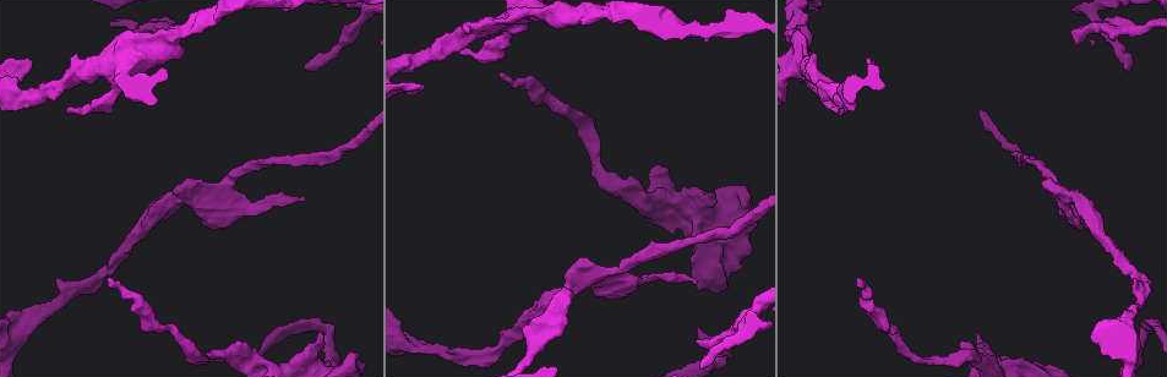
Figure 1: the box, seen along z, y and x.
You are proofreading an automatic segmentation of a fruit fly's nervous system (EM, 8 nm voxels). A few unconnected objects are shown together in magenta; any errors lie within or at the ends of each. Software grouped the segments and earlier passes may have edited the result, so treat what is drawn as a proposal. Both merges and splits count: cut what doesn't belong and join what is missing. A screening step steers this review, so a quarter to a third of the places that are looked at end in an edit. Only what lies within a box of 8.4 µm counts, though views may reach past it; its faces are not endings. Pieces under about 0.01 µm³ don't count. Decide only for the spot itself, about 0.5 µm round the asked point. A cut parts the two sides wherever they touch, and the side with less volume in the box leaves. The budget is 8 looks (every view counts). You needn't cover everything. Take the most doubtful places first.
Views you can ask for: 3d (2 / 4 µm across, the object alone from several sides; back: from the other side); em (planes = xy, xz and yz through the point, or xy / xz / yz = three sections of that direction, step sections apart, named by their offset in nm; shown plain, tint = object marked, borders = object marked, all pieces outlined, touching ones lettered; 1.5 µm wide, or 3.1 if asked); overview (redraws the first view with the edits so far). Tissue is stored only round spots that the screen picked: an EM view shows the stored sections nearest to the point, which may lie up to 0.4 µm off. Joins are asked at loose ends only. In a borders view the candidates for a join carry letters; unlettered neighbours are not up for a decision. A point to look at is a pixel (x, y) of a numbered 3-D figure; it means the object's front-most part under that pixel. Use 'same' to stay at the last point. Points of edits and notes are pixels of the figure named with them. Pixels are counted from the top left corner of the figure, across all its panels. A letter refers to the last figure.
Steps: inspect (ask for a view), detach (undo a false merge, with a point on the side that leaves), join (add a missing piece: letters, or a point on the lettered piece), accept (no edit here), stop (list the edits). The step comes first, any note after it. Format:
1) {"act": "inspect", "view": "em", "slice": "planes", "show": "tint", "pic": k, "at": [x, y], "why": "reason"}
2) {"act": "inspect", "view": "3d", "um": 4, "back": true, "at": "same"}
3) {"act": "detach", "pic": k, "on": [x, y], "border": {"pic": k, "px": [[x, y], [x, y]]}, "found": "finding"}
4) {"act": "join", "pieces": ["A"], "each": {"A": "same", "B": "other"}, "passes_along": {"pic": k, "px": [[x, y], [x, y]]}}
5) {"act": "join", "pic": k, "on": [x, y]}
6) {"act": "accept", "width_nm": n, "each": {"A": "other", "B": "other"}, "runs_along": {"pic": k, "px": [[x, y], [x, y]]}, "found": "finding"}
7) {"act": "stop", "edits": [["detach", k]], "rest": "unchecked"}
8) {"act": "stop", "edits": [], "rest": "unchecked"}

{"act": "inspect", "view": "3d", "um": 2, "pic": 1, "at": [699, 341], "why": "an open end"}

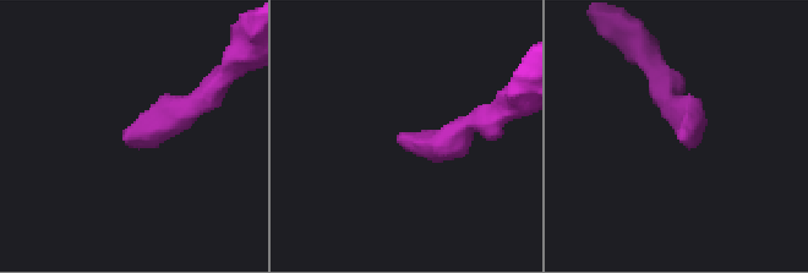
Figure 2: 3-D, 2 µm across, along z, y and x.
{"act": "inspect", "view": "em", "slice": "xy", "step": 4, "show": "borders", "pic": 2, "at": [399, 135]}

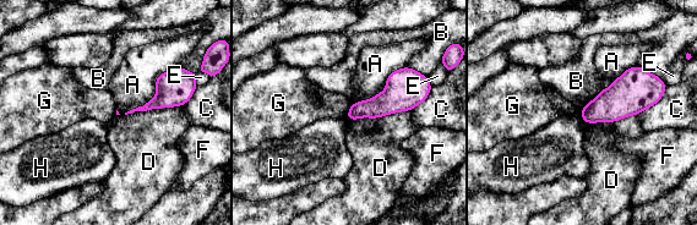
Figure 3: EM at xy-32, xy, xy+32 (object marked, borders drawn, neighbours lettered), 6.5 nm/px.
{"act": "accept", "longest_contact_nm": ["A", 480], "each": {"A": "other", "B": "other", "C": "other", "D": "other", "E": "other", "F": "other", "G": "other", "H": "other"}, "found": "no lettered piece goes on from it"}

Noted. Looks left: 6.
{"act": "inspect", "view": "em", "slice": "xz", "step": 4, "show": "borders", "pic": 1, "at": [30, 61]}

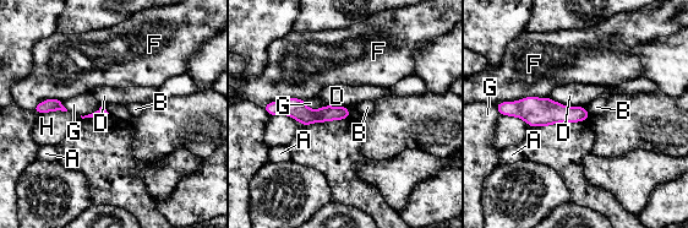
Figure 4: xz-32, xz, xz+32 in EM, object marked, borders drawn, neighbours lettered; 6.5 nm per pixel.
{"act": "inspect", "view": "em", "slice": "planes", "show": "borders", "at": "same", "why": "cut it another way"}

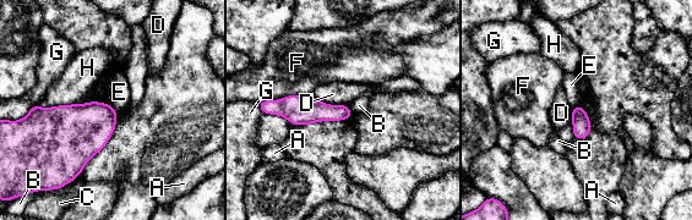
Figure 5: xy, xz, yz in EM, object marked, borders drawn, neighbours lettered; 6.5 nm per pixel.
{"act": "accept", "each": {"A": "other", "B": "other", "C": "other", "D": "other", "E": "other", "F": "other", "G": "other", "H": "other"}, "found": "no lettered piece goes on from it"}

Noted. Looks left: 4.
{"act": "inspect", "view": "em", "slice": "planes", "show": "borders", "pic": 1, "at": [976, 335], "why": "free end"}

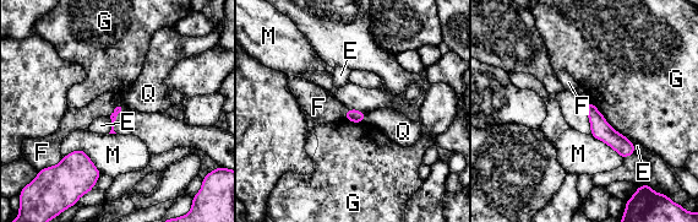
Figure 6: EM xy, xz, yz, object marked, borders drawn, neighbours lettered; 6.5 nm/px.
{"act": "accept", "longest_contact_nm": ["G", 380], "each": {"E": "other", "F": "other", "G": "other", "M": "other", "Q": "other"}, "runs_along": {"pic": 6, "px": [[589, 106], [598, 123], [631, 150]]}, "found": "none of them fits"}

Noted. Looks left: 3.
{"act": "stop", "edits": [], "rest": "unchecked"}

